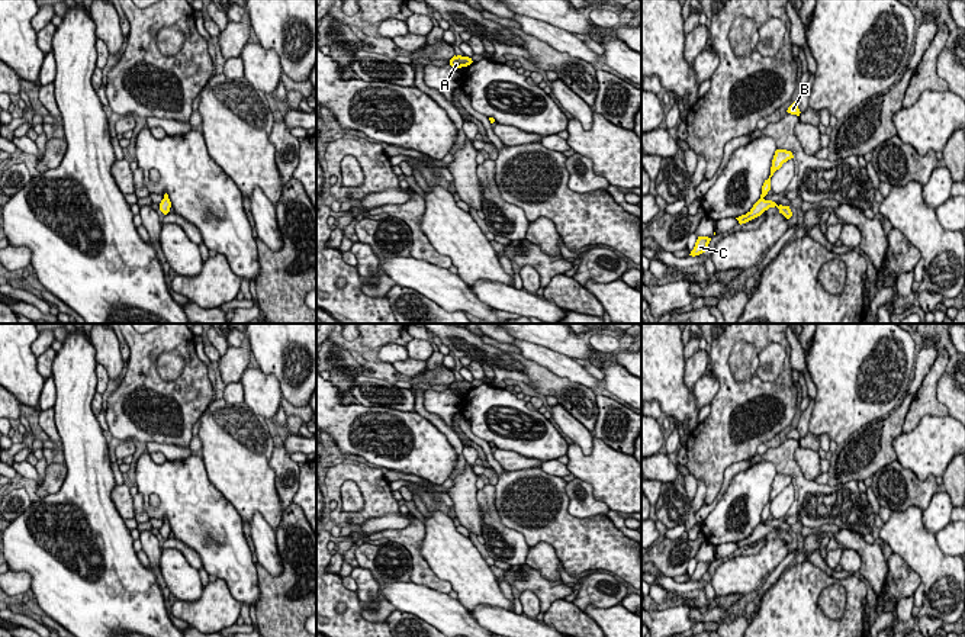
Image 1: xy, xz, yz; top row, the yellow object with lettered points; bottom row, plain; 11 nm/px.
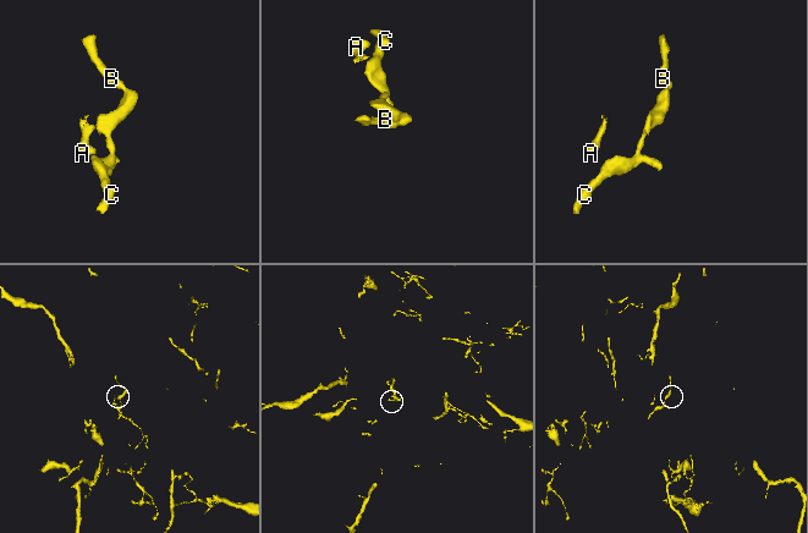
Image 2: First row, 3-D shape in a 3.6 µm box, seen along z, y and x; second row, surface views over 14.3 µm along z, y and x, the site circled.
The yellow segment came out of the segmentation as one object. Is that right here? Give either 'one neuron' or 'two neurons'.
two neurons

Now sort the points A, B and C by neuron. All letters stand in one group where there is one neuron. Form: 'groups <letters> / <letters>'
groups A B / C

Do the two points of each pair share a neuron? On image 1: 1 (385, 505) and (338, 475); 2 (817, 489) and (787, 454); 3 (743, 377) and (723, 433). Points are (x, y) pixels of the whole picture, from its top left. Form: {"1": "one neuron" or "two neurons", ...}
{"1": "one neuron", "2": "one neuron", "3": "one neuron"}

